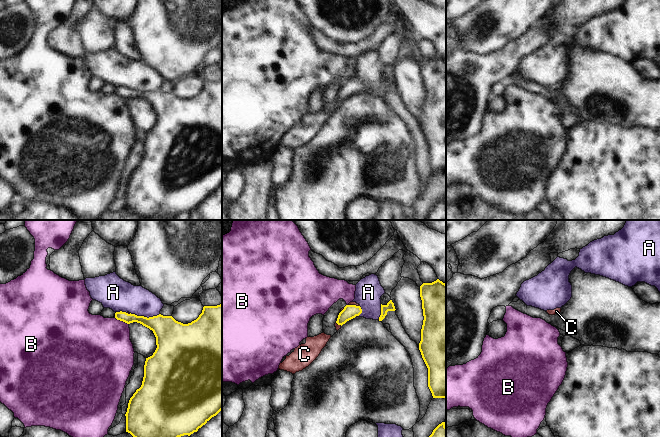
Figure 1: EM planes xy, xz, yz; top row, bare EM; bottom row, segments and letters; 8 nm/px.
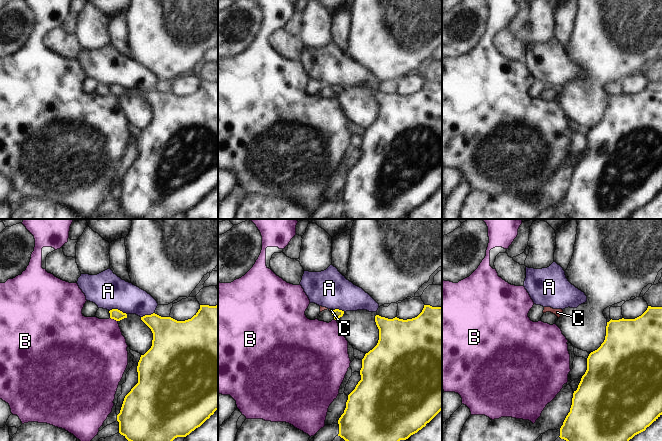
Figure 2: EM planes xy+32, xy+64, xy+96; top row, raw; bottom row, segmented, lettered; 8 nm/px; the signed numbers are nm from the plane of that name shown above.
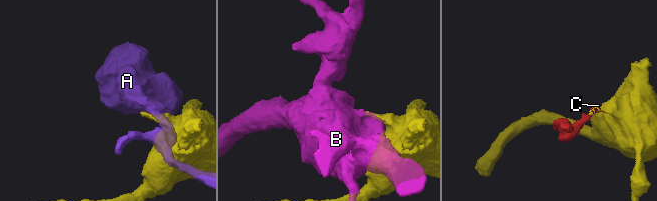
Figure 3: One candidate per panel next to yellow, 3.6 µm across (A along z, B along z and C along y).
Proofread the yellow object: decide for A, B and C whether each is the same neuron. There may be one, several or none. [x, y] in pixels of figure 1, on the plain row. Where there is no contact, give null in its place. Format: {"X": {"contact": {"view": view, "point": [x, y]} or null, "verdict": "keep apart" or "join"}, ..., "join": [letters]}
{"A": {"contact": {"view": "xy", "point": [145, 93]}, "verdict": "keep apart"}, "B": {"contact": {"view": "xy", "point": [122, 96]}, "verdict": "keep apart"}, "C": {"contact": {"view": "xz", "point": [354, 81]}, "verdict": "join"}, "join": ["C"]}

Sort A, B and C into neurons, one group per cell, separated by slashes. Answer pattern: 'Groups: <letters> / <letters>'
Groups: A / B / C

